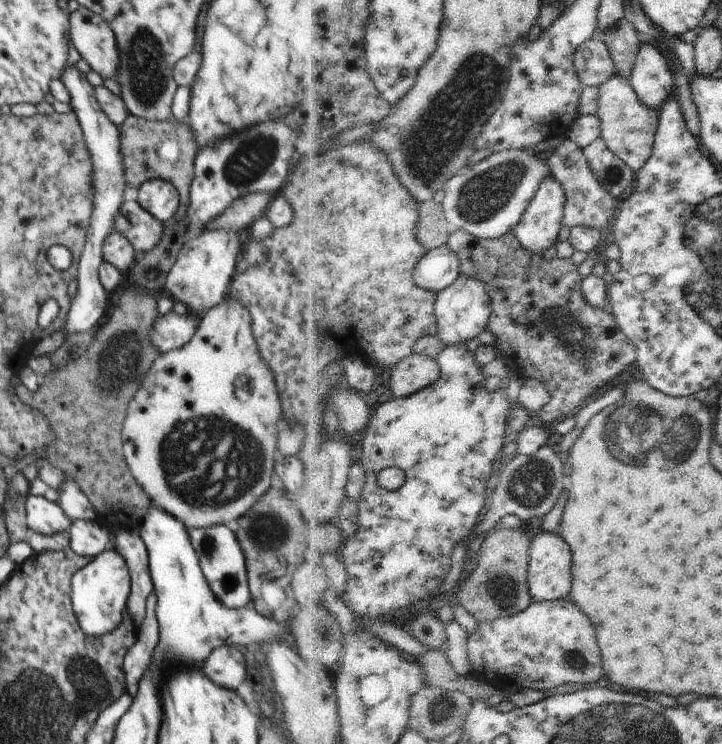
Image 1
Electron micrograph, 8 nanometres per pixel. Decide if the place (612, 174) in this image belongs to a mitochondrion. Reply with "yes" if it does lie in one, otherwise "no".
yes

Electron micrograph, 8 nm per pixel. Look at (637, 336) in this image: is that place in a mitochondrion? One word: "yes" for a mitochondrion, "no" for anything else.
no

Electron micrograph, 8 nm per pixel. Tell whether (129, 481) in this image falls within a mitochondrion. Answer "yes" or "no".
no

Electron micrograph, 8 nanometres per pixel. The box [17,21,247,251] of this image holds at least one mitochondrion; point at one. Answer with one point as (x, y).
(144, 60)

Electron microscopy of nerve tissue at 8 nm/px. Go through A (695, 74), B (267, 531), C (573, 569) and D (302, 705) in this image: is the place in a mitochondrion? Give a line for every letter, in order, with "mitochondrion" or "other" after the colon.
A: other
B: mitochondrion
C: other
D: other

